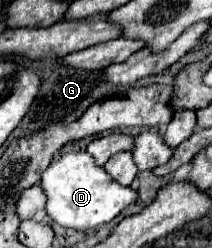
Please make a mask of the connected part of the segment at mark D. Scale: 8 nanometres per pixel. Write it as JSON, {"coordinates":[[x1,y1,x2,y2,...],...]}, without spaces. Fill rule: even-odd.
{"coordinates":[[70,152,70,154,60,156,56,164,48,166,40,174,40,182,42,182,42,190,48,196,46,214,56,224,66,226,66,228,74,228,74,230,92,230,96,226,102,226,102,224,110,222,112,218,116,218,126,206,130,206,130,204,134,204,138,200,138,192,132,186,122,186,114,178,110,178,110,174,102,166,98,166,88,152]]}

